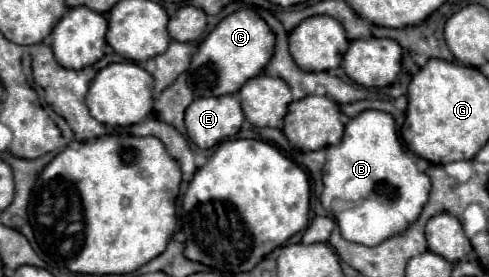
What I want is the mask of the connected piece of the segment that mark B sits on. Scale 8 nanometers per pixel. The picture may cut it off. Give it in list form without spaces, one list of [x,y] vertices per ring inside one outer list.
[[[380,110],[360,112],[346,124],[342,142],[338,146],[328,146],[326,152],[328,160],[322,170],[324,190],[320,202],[326,212],[334,214],[342,238],[346,238],[348,242],[358,242],[362,246],[378,246],[378,242],[386,242],[386,238],[402,234],[402,230],[406,230],[410,222],[418,220],[422,206],[428,202],[430,178],[422,170],[418,170],[414,158],[404,150],[392,114]]]

